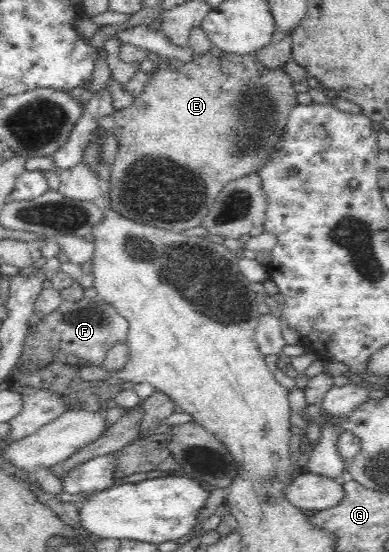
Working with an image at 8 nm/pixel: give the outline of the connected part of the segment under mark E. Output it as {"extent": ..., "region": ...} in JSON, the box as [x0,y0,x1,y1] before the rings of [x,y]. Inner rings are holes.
{"extent":[108,50,298,232],"region":[[[209,50],[200,55],[194,54],[189,62],[170,58],[169,62],[155,61],[155,66],[157,66],[155,72],[149,74],[150,77],[143,92],[134,98],[131,106],[112,114],[113,119],[115,119],[113,130],[115,130],[114,136],[117,141],[117,154],[108,182],[108,200],[110,208],[129,220],[153,228],[183,232],[183,230],[200,226],[203,216],[209,212],[209,208],[215,202],[218,194],[225,188],[225,185],[237,180],[237,178],[249,176],[253,172],[260,172],[263,164],[269,160],[269,156],[275,152],[279,140],[284,136],[289,112],[298,104],[297,92],[293,87],[293,78],[285,73],[281,67],[269,68],[263,65],[257,59],[257,52],[239,56],[231,53],[219,54],[214,50]]]}

